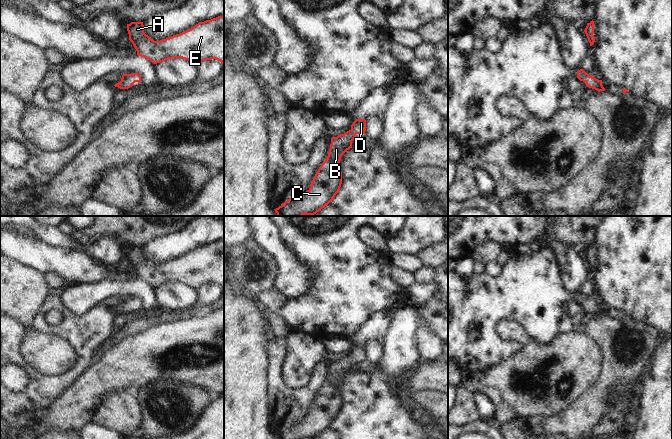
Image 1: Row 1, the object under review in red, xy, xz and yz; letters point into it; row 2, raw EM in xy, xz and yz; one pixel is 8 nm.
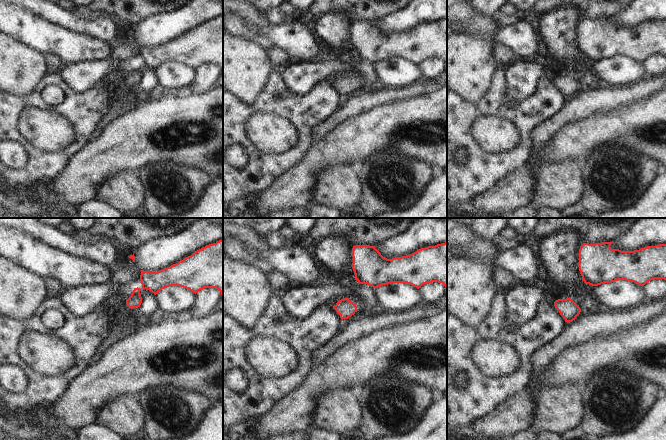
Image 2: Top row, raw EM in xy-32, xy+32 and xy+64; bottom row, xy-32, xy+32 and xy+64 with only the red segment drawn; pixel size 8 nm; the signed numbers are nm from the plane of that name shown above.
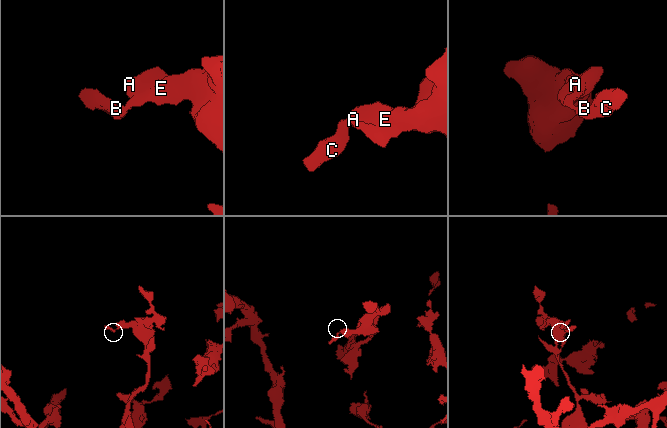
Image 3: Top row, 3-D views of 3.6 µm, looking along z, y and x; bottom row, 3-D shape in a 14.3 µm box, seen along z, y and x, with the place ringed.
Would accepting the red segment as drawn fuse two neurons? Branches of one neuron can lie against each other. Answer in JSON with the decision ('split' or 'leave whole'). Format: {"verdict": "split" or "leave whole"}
{"verdict": "leave whole"}

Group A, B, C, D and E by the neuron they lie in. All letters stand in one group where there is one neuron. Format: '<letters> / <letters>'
A B C D E

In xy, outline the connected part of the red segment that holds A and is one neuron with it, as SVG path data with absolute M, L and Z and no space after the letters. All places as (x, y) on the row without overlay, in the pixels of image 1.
M224 240L200 246L189 254L160 265L154 265L144 257L143 246L127 248L127 255L137 279L154 288L182 282L195 290L211 283L224 289Z

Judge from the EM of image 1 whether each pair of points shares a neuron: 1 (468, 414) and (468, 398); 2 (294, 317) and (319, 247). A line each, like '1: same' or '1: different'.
1: same
2: same

